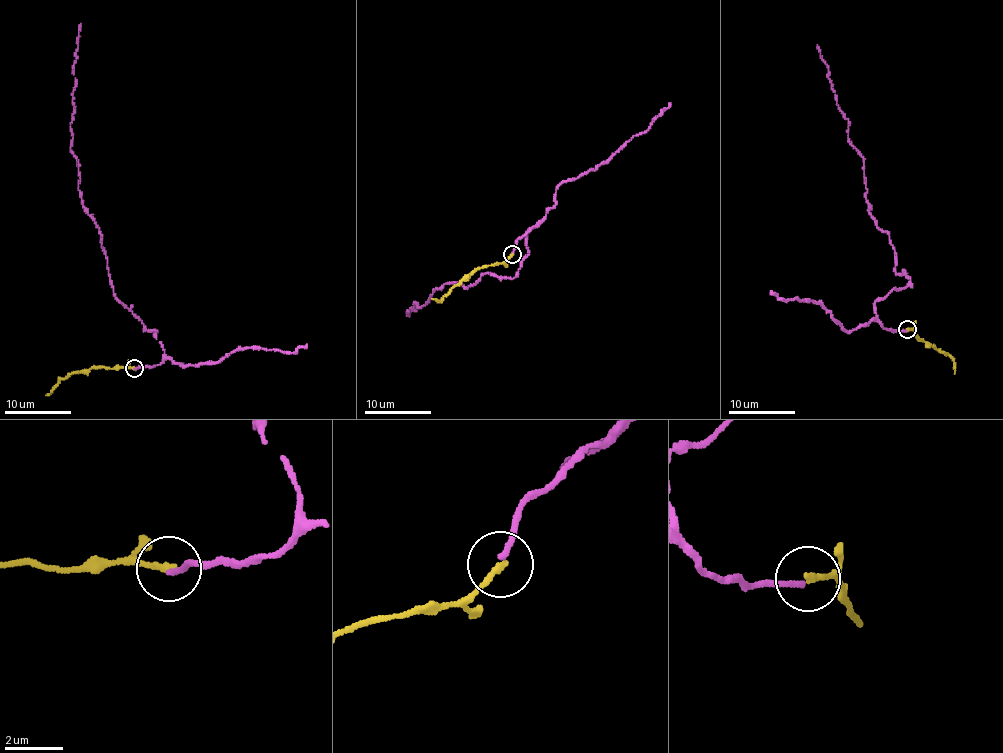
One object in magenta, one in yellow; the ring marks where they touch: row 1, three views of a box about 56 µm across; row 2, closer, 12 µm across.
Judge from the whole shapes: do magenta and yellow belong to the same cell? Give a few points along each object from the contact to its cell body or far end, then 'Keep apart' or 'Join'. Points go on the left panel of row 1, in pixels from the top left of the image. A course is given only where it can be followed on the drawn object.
Course of magenta: (134, 369), (159, 365), (164, 352), (156, 331), (115, 296), (100, 232), (78, 188), (70, 124), (81, 23). Course of yellow: (134, 368), (99, 367), (60, 378), (46, 395). Join

